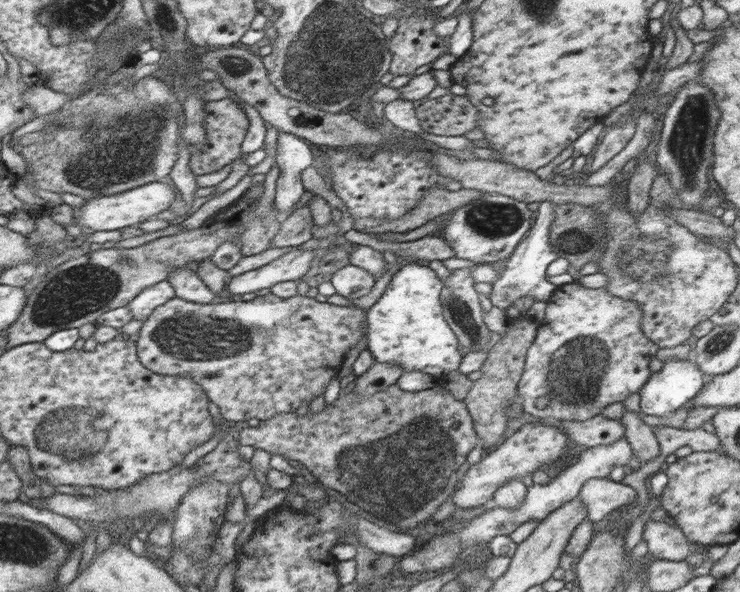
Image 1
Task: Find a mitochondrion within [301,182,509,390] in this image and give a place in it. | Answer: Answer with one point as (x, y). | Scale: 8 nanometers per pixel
(459, 310)

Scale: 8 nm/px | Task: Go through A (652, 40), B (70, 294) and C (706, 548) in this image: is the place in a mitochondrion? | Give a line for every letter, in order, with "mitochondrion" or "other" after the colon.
A: other
B: mitochondrion
C: other

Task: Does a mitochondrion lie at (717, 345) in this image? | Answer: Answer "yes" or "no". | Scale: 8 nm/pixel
yes

